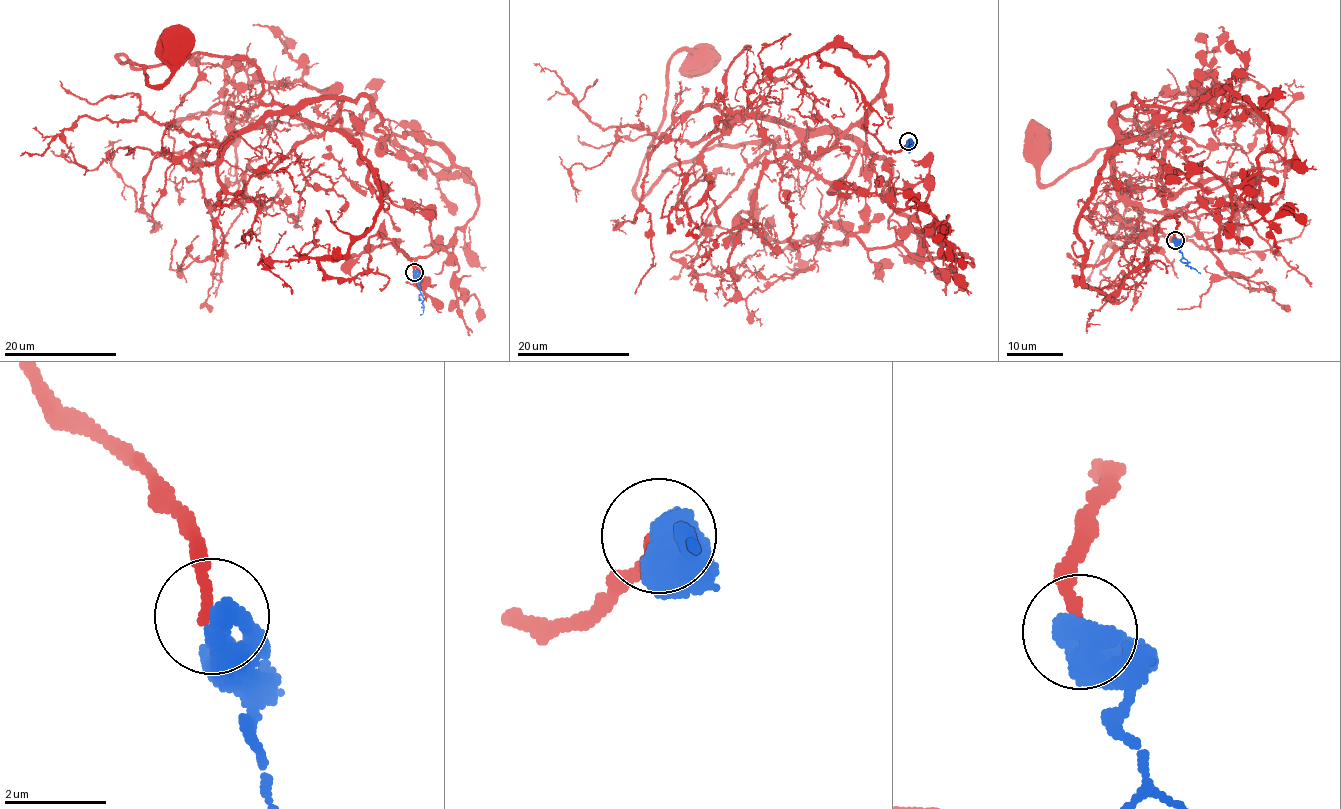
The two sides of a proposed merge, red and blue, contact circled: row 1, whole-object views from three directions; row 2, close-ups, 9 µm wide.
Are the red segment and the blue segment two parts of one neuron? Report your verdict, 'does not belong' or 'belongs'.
belongs

